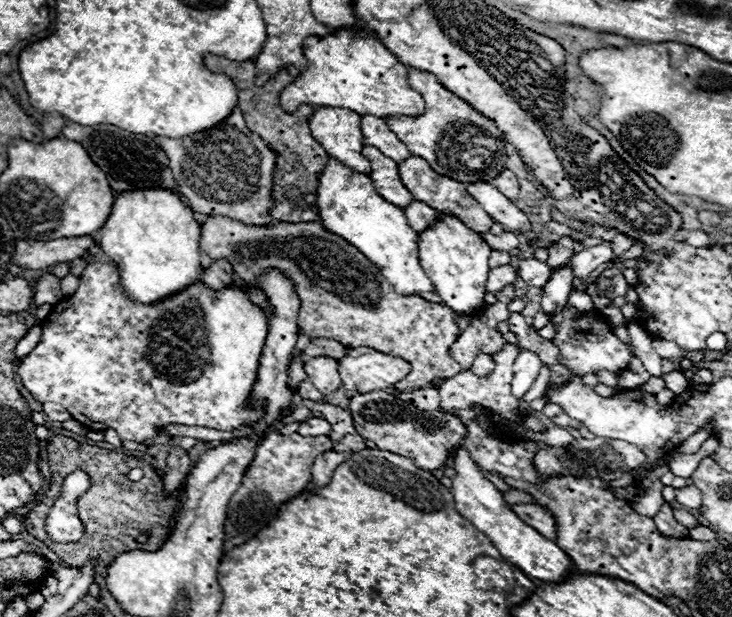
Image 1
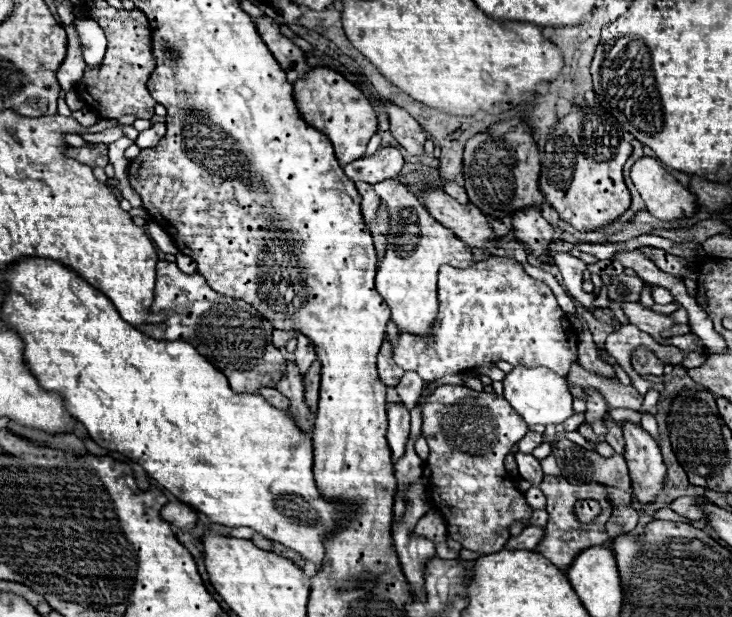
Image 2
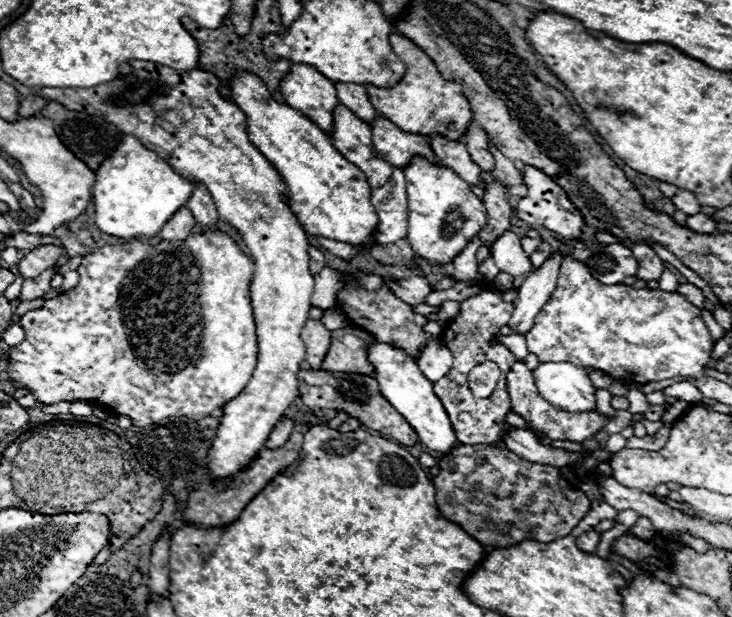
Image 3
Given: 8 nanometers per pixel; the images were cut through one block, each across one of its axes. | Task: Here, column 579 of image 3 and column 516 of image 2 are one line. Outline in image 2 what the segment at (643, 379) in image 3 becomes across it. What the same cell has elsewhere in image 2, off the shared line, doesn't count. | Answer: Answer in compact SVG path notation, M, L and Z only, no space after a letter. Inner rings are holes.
M492 256L484 262L476 262L468 268L450 268L442 266L438 276L438 300L440 312L436 316L430 338L418 338L406 332L400 332L400 342L392 346L394 360L402 370L418 372L426 382L434 382L446 374L460 374L464 370L476 368L480 364L506 360L512 366L544 366L548 370L566 376L570 364L578 360L576 340L570 340L570 322L564 318L564 310L558 306L552 290L540 282L530 278L522 264L514 258Z

